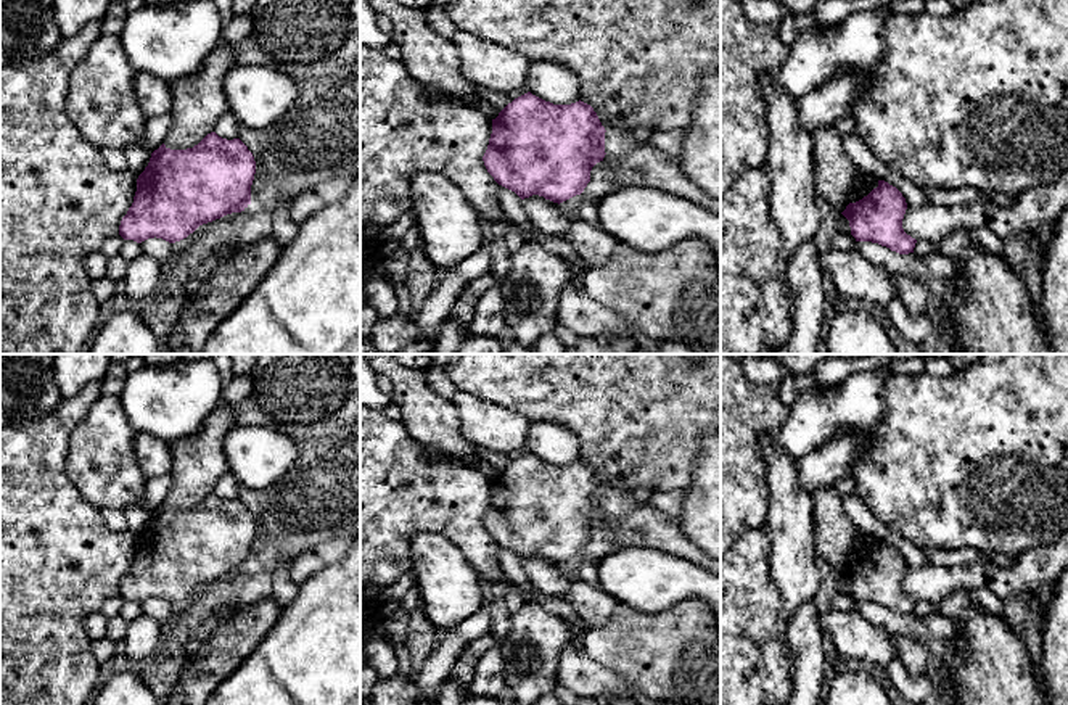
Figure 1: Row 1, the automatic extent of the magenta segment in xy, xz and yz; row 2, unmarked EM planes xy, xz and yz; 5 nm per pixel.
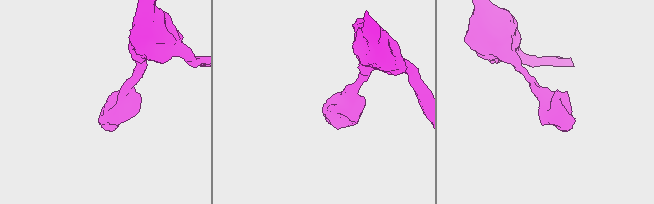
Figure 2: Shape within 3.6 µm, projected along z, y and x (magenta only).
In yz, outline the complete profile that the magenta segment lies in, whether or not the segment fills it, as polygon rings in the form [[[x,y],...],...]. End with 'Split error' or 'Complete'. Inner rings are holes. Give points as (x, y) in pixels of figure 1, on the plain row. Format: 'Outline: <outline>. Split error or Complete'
Outline: [[[885,541],[856,563],[849,563],[841,573],[851,588],[856,602],[872,602],[899,615],[914,613],[917,600],[902,589],[907,570],[902,554]]]. Complete

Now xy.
Outline: [[[211,493],[187,510],[170,510],[162,504],[137,539],[134,563],[121,581],[119,596],[137,604],[154,597],[180,602],[203,584],[244,571],[251,565],[254,534],[254,517],[240,499],[227,501]]]. Complete

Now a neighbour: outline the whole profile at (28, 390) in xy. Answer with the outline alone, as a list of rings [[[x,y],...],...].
[[[0,354],[0,410],[13,422],[45,415],[63,399],[53,375],[53,354]]]

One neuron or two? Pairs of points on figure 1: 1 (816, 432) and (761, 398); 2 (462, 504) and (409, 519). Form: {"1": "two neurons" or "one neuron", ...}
{"1": "two neurons", "2": "one neuron"}

